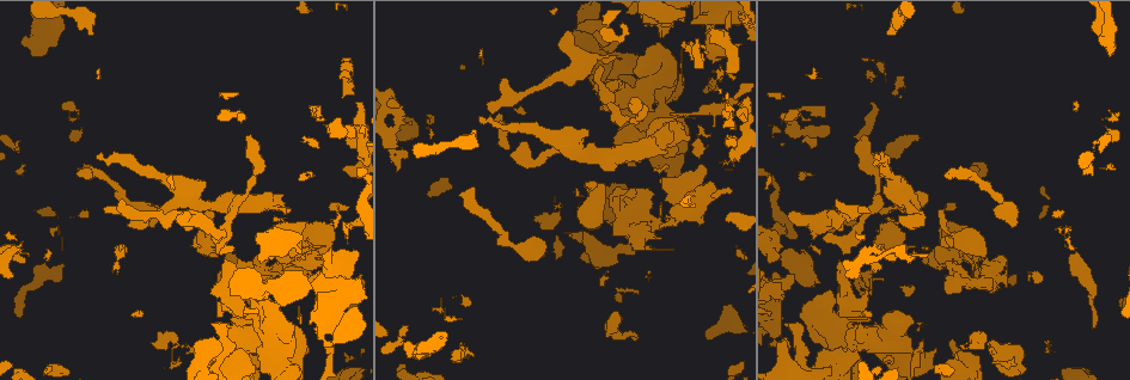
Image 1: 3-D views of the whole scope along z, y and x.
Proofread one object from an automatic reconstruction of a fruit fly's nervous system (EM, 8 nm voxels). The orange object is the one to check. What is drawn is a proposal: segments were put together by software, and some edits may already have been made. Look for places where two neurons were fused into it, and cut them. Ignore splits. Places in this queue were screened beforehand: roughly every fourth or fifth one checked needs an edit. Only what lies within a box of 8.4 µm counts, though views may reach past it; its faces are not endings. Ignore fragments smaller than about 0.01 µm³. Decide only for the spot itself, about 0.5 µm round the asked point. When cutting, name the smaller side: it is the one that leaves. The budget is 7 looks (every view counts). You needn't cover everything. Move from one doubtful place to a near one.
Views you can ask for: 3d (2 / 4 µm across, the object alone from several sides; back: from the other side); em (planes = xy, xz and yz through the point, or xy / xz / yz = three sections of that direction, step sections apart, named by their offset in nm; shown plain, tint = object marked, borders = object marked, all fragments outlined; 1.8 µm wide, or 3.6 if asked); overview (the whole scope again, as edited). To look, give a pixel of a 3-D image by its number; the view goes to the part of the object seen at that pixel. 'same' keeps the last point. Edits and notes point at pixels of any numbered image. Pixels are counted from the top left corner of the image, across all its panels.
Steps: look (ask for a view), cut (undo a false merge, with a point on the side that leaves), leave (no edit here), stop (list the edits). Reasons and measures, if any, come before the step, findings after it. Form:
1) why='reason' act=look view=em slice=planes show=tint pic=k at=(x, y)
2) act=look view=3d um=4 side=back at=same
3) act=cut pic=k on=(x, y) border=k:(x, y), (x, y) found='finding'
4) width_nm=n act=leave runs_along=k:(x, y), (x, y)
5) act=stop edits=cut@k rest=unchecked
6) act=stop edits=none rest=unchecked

act=look view=em um=3.6 slice=planes show=borders pic=1 at=(954, 252)

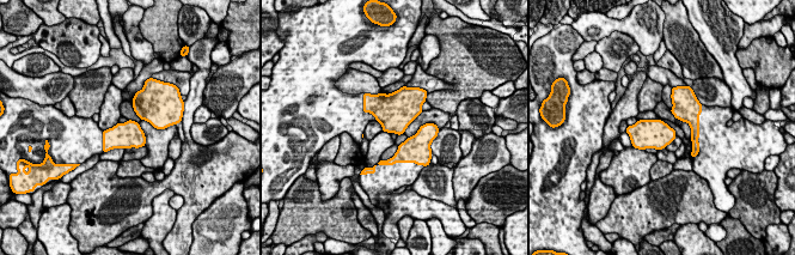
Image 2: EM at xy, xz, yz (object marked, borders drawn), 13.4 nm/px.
act=leave found='all the same neuron'

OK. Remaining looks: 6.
why='thin neck' act=look view=em um=3.6 slice=planes show=tint pic=1 at=(889, 219)

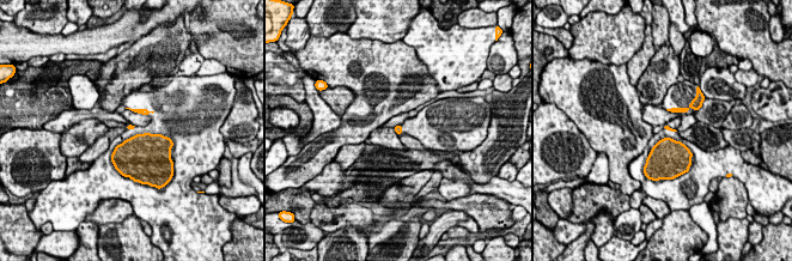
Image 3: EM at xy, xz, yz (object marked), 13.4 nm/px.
act=leave found='continuous, no second neuron'

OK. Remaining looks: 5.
why='calibre changes' act=look view=em um=3.6 slice=yz step=8 show=tint pic=1 at=(592, 198)

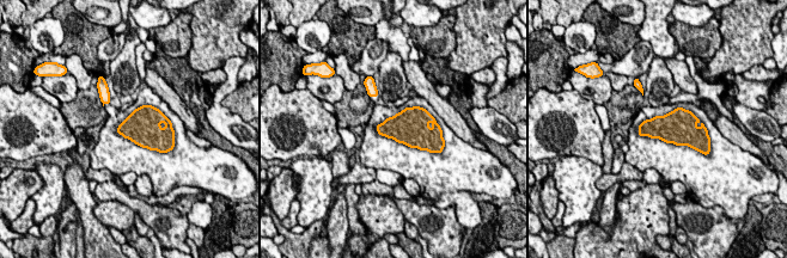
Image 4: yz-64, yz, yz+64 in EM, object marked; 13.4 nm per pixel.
act=leave found='all the same neuron'

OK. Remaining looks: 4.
act=stop edits=none rest=unchecked

